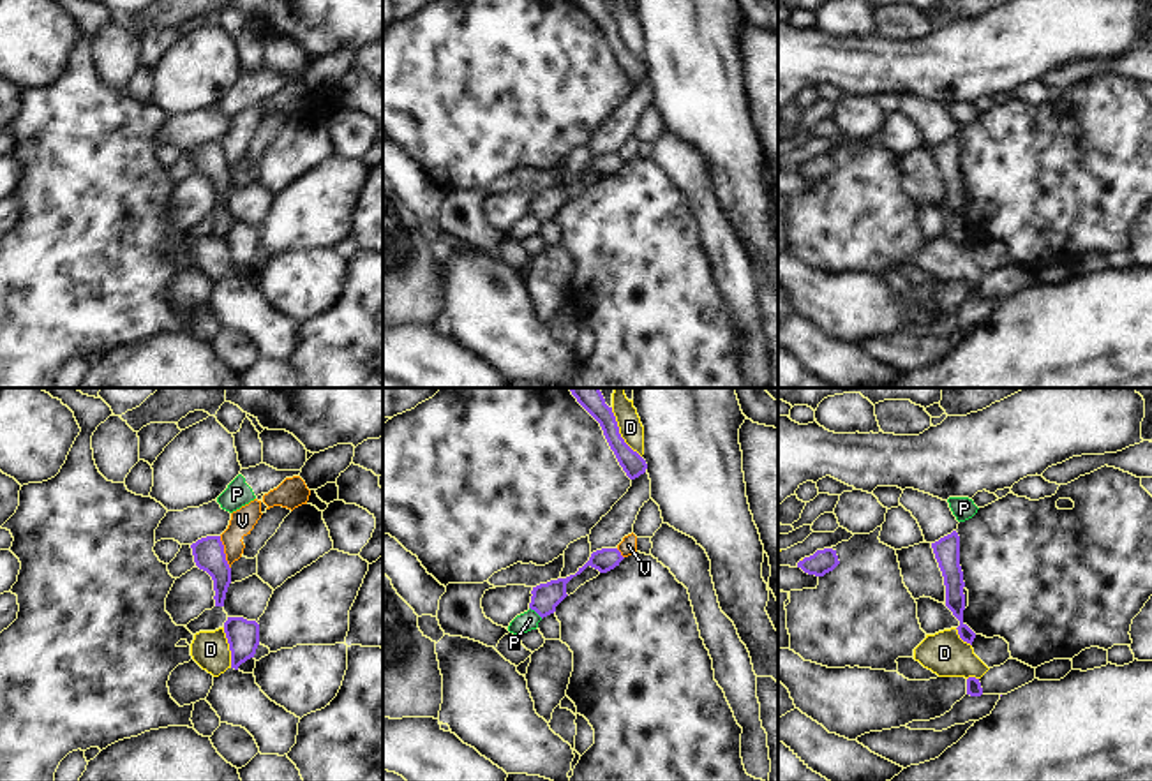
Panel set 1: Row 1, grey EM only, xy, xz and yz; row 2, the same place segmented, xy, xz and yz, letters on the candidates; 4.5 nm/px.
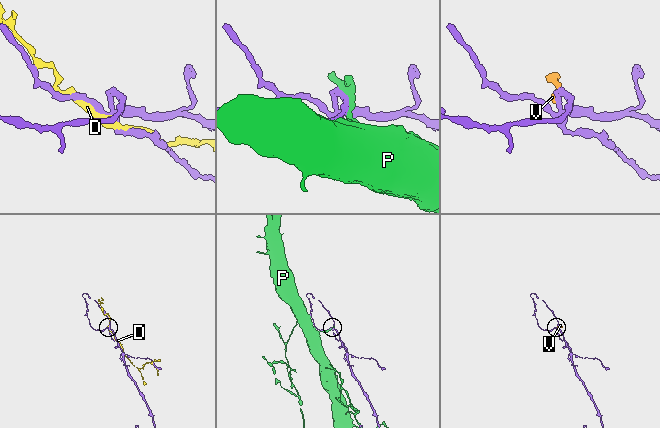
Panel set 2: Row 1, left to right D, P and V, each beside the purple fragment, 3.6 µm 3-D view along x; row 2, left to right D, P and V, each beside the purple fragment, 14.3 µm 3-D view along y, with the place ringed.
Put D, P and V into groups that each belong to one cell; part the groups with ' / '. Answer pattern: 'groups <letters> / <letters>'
groups D / P / V

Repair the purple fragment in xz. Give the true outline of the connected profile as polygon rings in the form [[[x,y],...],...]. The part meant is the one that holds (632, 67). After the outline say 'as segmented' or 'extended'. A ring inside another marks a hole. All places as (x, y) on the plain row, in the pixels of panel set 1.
[[[573,0],[577,7],[600,28],[603,41],[614,56],[619,71],[630,85],[646,78],[646,65],[633,56],[619,39],[612,12],[605,9],[603,0]]] | as segmented

